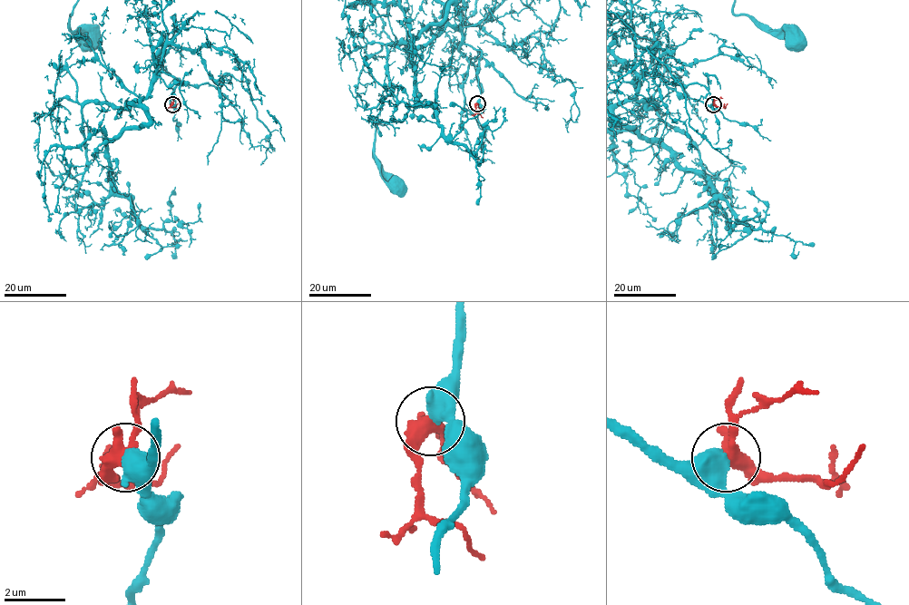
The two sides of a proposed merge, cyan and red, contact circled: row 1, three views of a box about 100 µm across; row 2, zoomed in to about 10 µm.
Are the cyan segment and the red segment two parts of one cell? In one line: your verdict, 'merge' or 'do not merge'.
do not merge

